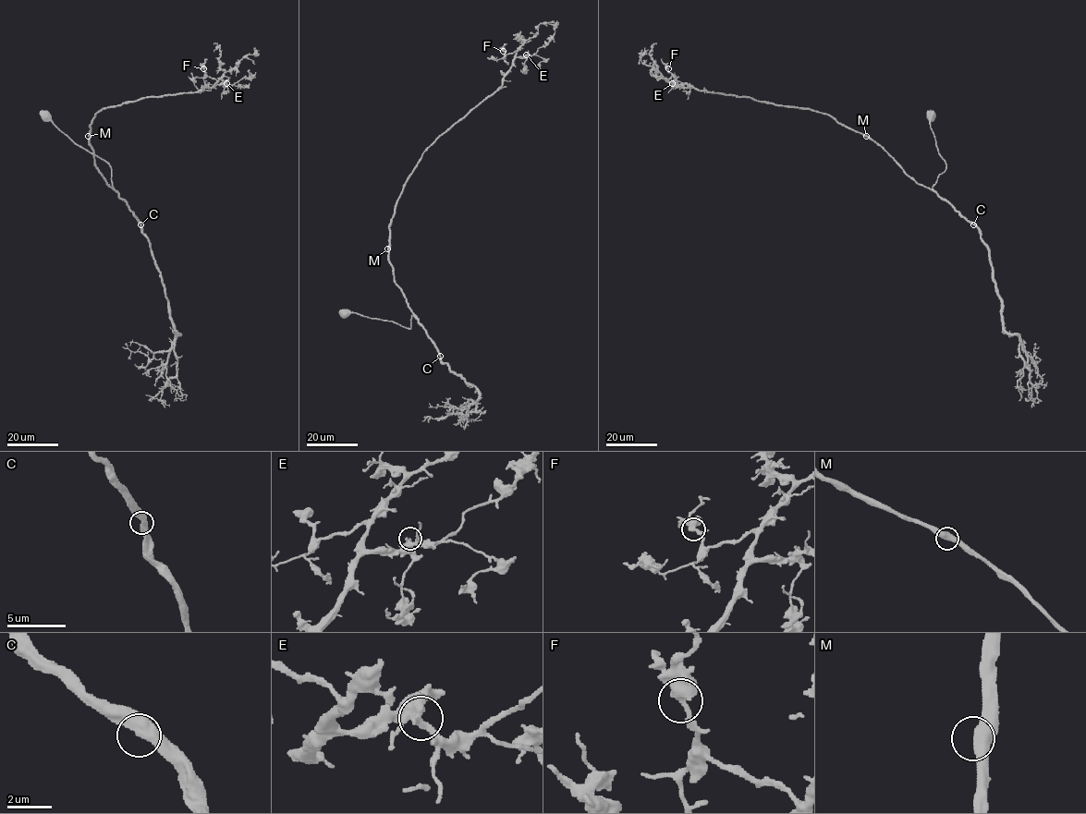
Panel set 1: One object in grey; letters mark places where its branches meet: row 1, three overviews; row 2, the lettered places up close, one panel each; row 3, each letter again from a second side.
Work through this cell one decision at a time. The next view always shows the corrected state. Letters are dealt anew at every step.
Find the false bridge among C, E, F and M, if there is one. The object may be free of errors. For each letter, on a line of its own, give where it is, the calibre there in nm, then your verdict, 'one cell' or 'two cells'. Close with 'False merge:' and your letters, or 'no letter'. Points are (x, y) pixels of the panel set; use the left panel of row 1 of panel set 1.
C: (140, 224) | 500 nm | one cell
E: (226, 83) | 480 nm | one cell
F: (203, 68) | 460 nm | one cell
M: (88, 136) | 500 nm | one cell
False merge: no letter

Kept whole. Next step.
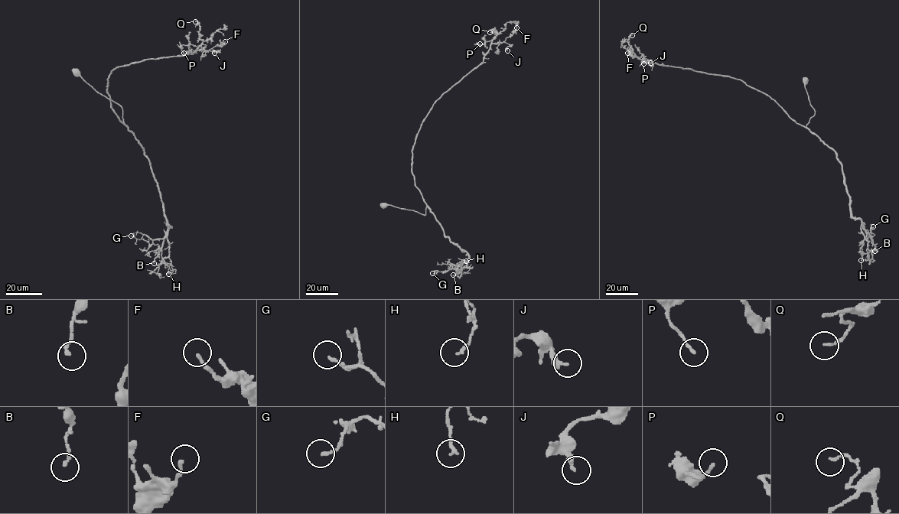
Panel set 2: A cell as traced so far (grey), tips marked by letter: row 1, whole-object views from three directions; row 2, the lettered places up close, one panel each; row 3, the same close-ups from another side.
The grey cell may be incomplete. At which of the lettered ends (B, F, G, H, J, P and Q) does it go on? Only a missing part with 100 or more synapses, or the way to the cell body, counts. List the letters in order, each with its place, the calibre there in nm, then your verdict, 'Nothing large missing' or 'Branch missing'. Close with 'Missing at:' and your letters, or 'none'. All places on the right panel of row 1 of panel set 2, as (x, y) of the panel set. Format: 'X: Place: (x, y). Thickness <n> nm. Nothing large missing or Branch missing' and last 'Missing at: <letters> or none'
B: Place: (874, 251). Thickness 170 nm. Nothing large missing
F: Place: (627, 53). Thickness 170 nm. Nothing large missing
G: Place: (873, 226). Thickness 150 nm. Nothing large missing
H: Place: (861, 260). Thickness 150 nm. Nothing large missing
J: Place: (650, 63). Thickness 240 nm. Nothing large missing
P: Place: (643, 63). Thickness 140 nm. Nothing large missing
Q: Place: (632, 35). Thickness 130 nm. Nothing large missing
Missing at: none

